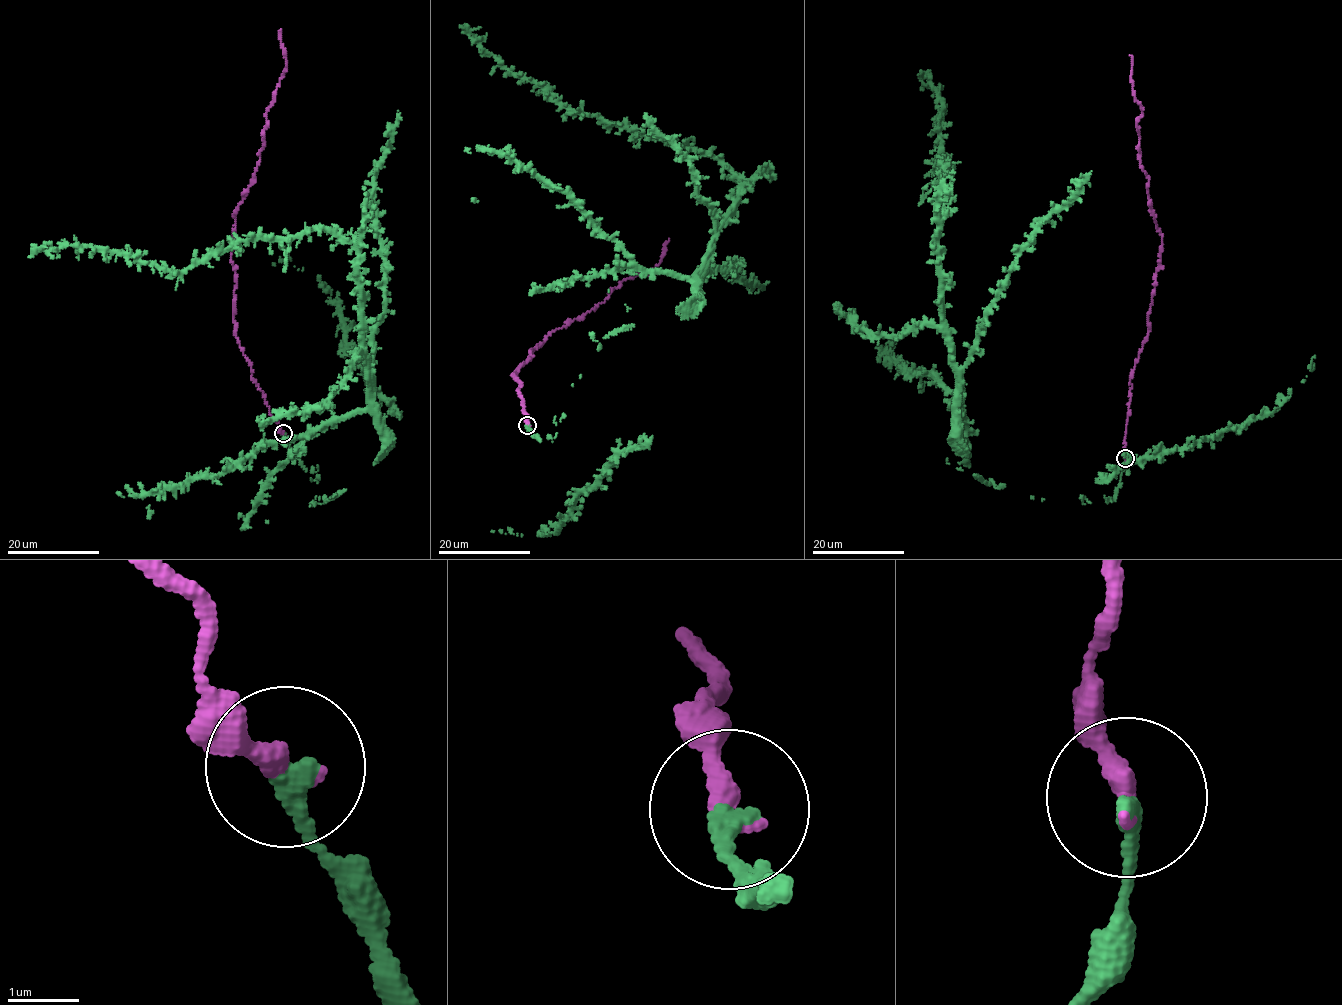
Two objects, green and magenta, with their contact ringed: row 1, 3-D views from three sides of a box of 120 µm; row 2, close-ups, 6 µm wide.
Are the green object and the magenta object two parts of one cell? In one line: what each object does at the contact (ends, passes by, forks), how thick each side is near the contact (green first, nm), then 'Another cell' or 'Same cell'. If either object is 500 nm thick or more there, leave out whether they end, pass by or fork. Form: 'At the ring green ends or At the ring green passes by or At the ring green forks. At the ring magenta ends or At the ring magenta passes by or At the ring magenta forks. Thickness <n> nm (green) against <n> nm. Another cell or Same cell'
At the ring green ends. At the ring magenta ends. Thickness 240 nm (green) against 300 nm. Same cell

